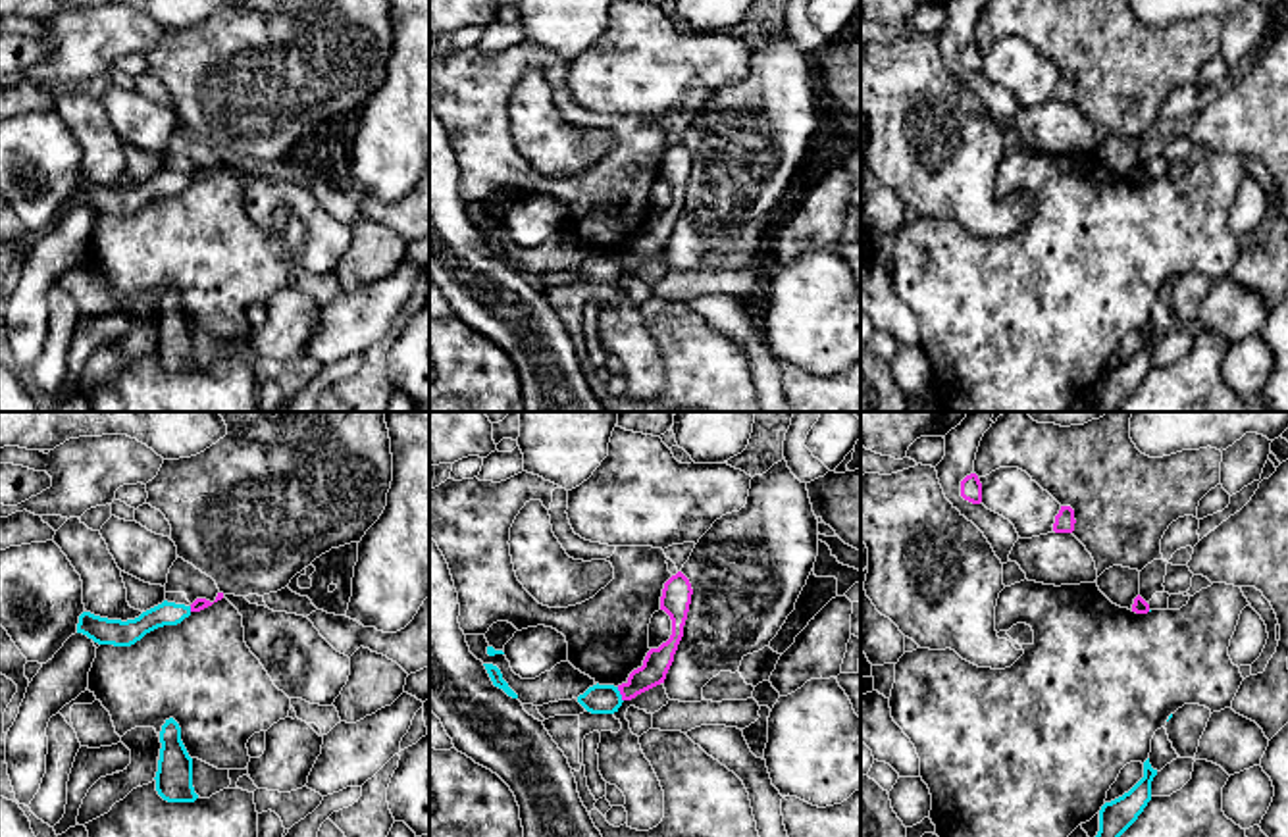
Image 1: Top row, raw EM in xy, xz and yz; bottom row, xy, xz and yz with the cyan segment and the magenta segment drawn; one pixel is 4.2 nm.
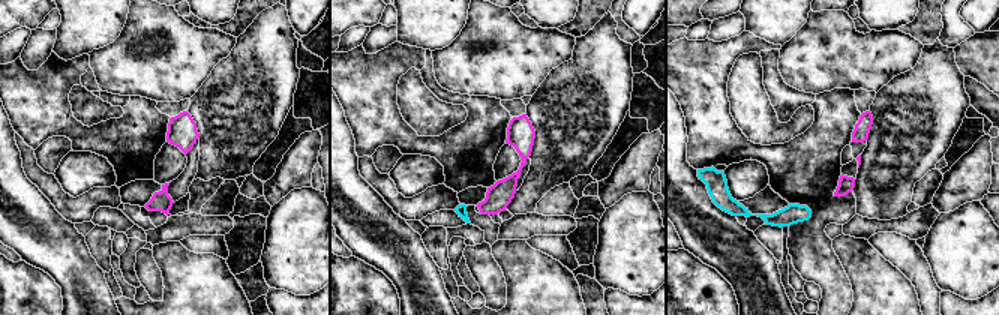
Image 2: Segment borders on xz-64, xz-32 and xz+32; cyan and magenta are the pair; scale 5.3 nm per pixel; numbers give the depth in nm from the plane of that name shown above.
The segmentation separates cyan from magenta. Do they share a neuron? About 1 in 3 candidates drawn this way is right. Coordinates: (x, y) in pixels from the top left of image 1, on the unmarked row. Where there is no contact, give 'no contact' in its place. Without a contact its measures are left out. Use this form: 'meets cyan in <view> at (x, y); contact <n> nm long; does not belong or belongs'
meets cyan in xz at (620, 264); contact 70 nm long; does not belong

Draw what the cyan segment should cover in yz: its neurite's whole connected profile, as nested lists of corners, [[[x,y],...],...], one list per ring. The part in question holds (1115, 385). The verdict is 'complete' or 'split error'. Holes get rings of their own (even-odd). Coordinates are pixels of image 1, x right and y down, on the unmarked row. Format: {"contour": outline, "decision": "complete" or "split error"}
{"contour": [[[1149,327],[1144,331],[1144,346],[1122,366],[1105,371],[1099,379],[1099,400],[1092,412],[1117,412],[1119,406],[1138,389],[1151,369],[1151,350],[1157,339]]], "decision": "complete"}

